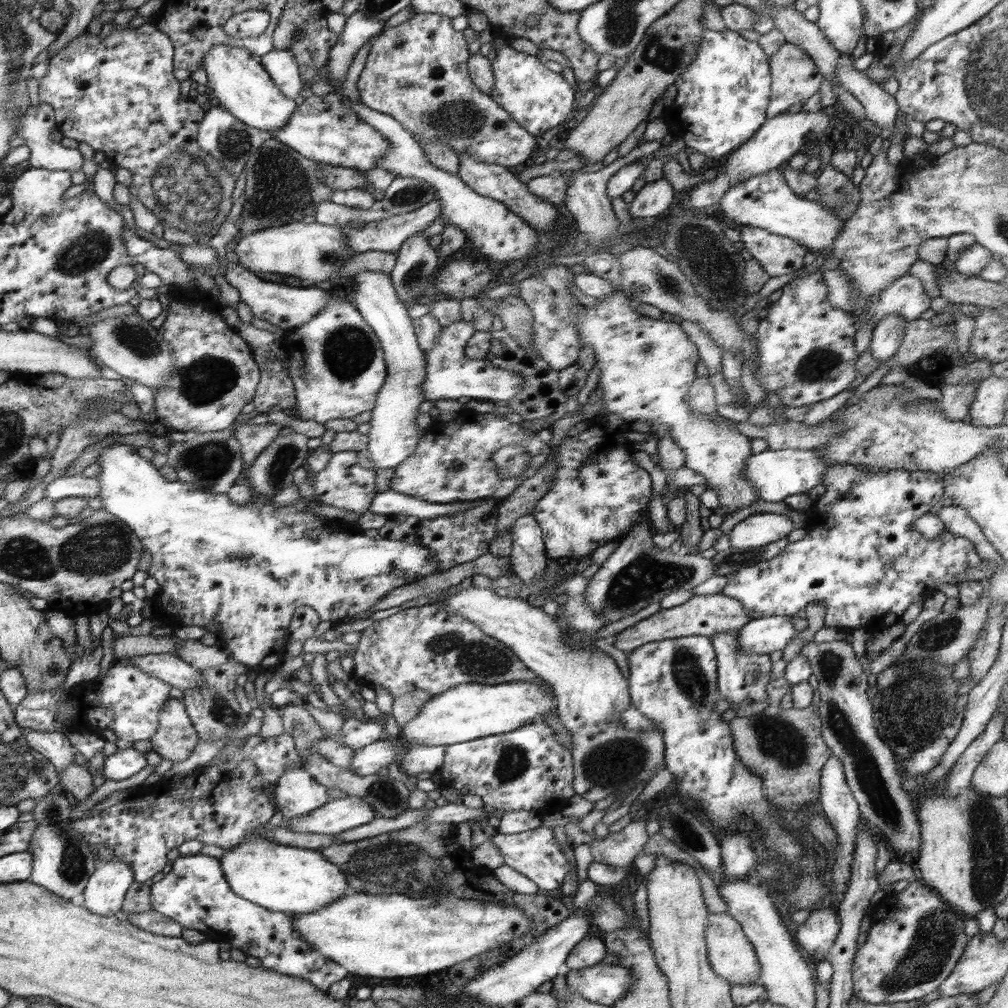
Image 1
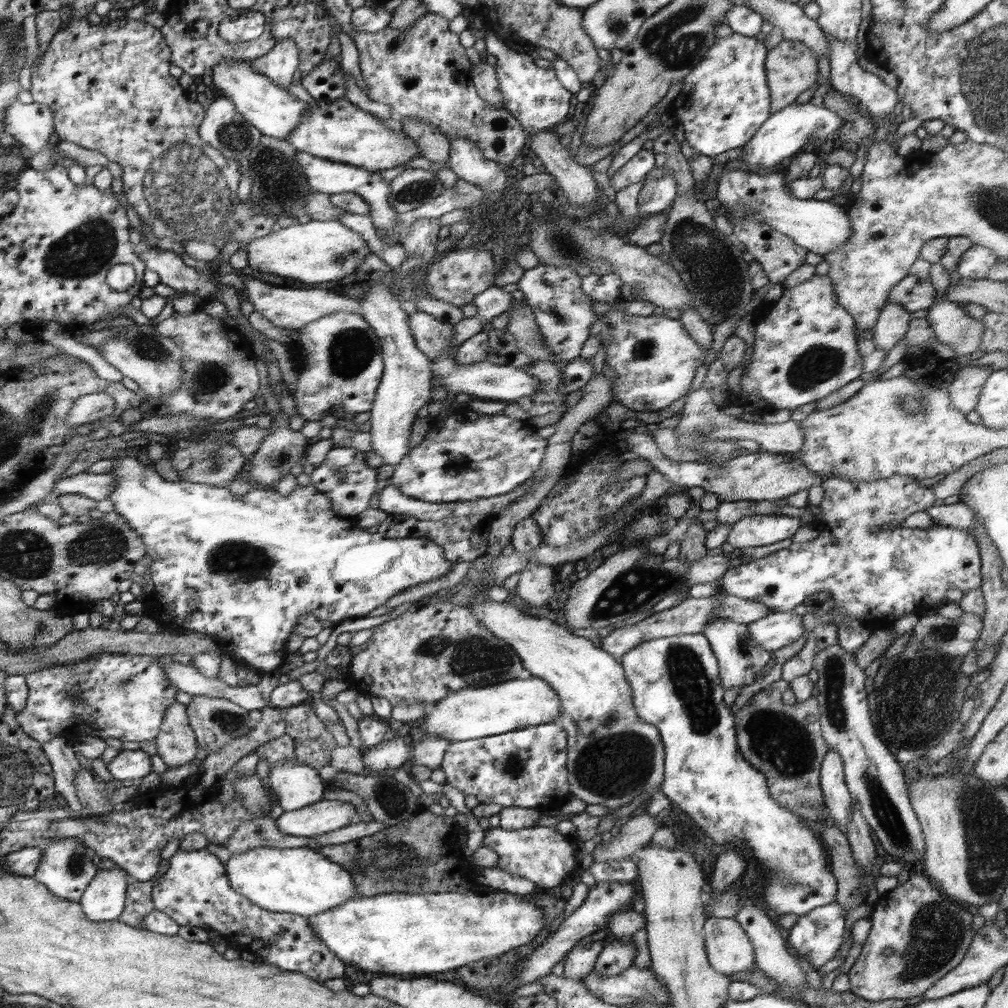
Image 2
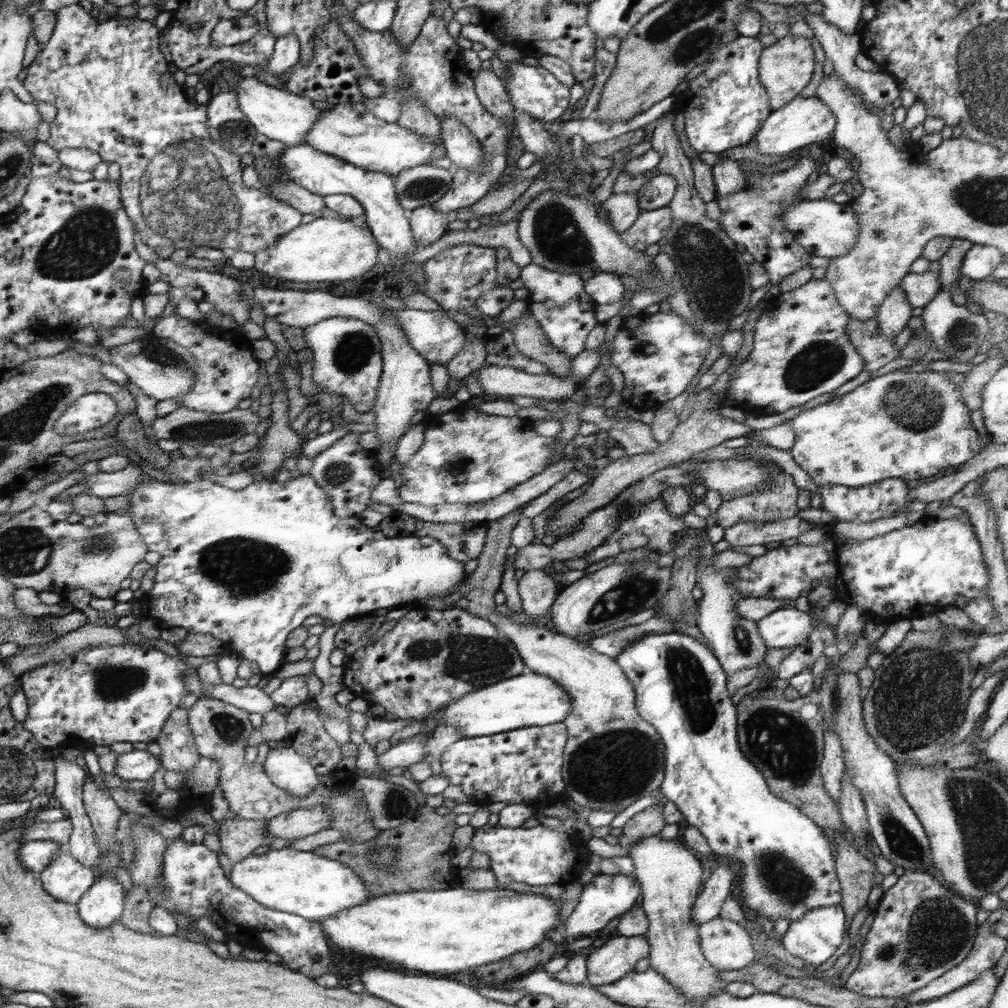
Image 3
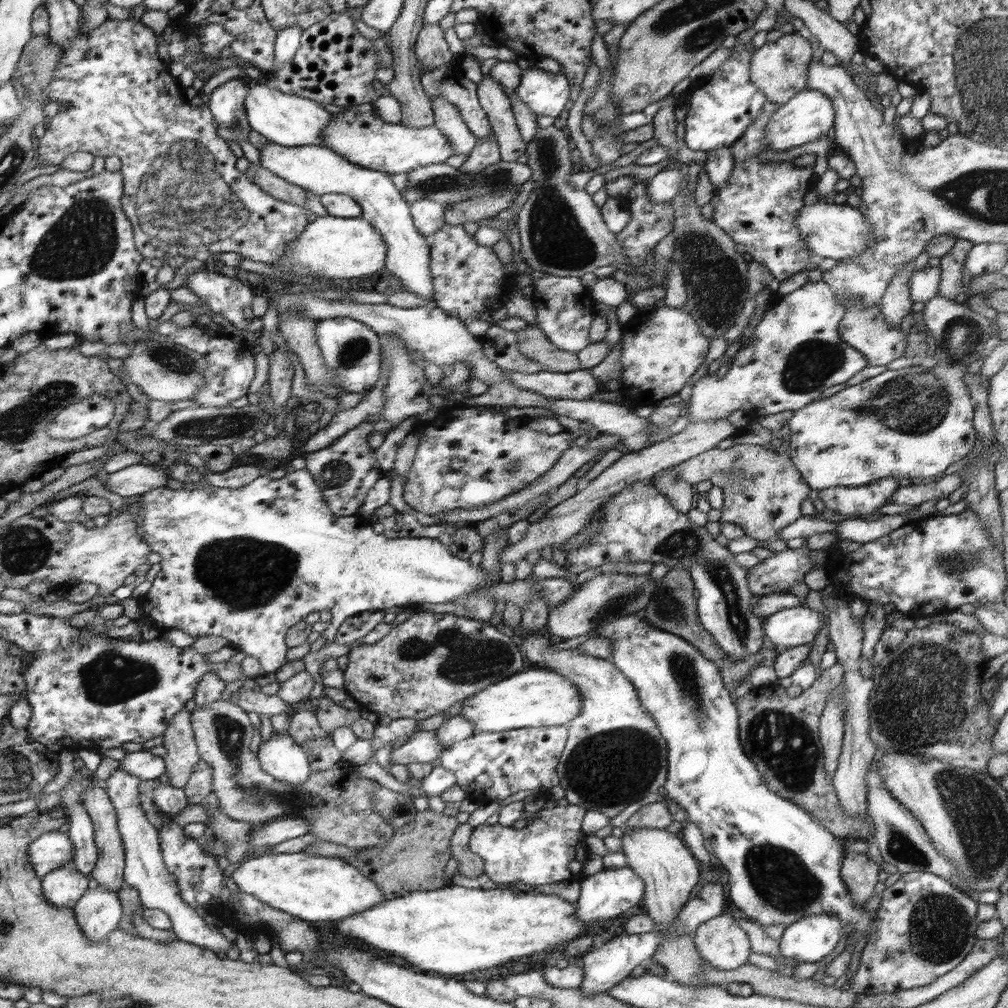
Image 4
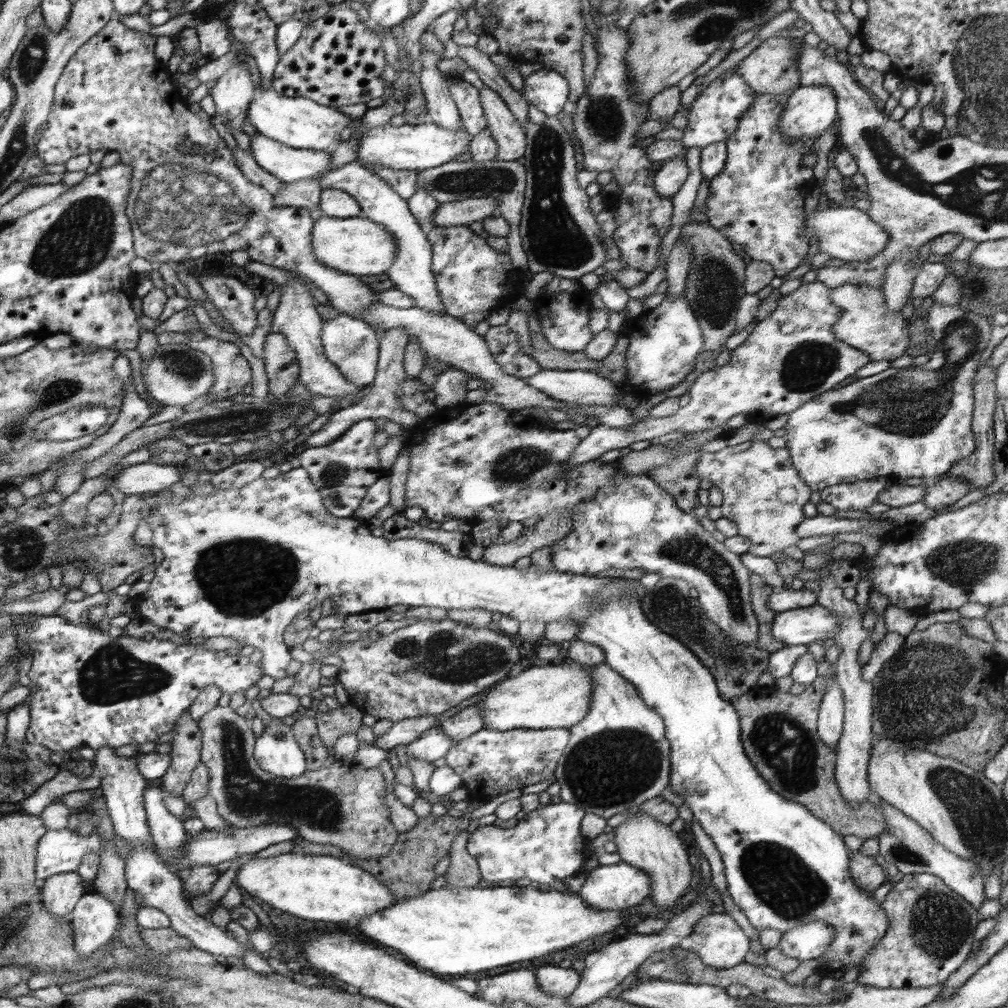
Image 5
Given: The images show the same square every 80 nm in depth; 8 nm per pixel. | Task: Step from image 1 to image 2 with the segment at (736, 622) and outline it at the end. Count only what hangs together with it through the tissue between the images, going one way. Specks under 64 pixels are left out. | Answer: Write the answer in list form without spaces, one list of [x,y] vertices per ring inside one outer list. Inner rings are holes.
[[[716,594],[707,598],[694,598],[688,596],[680,604],[661,612],[652,613],[649,617],[644,618],[636,624],[626,625],[622,628],[614,629],[607,636],[601,639],[601,649],[605,650],[615,659],[621,658],[626,651],[632,650],[639,644],[659,639],[671,637],[679,634],[698,634],[703,631],[704,625],[714,617],[730,619],[737,623],[750,624],[760,618],[769,615],[771,610],[761,602],[743,599],[731,594]]]

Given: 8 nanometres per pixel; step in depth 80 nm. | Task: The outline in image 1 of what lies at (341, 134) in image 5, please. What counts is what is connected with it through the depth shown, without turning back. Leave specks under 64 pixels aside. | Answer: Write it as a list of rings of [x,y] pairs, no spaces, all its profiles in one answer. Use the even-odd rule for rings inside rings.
[[[214,45],[205,54],[203,68],[209,80],[207,82],[209,96],[218,100],[218,105],[226,107],[236,118],[267,135],[286,126],[289,118],[296,112],[299,102],[282,94],[261,62],[261,57],[250,54],[245,47]]]

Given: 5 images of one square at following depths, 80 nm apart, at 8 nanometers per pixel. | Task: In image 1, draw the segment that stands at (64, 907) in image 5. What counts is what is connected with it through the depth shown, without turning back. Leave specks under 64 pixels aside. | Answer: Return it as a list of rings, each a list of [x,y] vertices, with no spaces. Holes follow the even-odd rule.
[[[51,790],[46,796],[36,799],[36,802],[31,814],[37,830],[30,839],[28,850],[33,854],[33,873],[28,881],[70,900],[84,893],[89,878],[95,872],[94,852],[90,848],[91,844],[85,841],[84,834],[74,830],[70,820],[70,800],[62,792]]]

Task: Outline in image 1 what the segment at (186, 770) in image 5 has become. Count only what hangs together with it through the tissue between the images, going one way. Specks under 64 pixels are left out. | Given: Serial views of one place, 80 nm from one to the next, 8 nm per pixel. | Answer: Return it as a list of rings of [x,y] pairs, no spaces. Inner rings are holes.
[[[170,698],[161,711],[160,729],[150,739],[153,752],[175,764],[188,759],[200,739],[182,699]]]

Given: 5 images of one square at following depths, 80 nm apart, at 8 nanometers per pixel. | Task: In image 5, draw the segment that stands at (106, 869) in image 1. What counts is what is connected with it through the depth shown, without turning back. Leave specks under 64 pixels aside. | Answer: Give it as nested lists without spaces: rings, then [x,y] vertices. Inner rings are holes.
[[[92,891],[77,902],[71,914],[74,947],[82,959],[108,945],[117,934],[119,911],[101,894]]]

